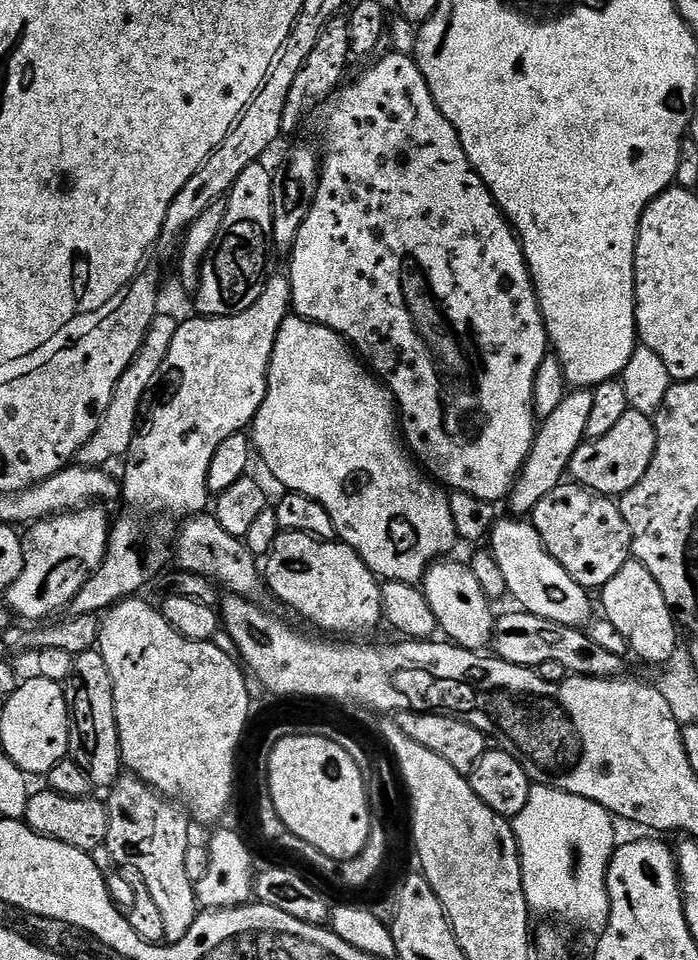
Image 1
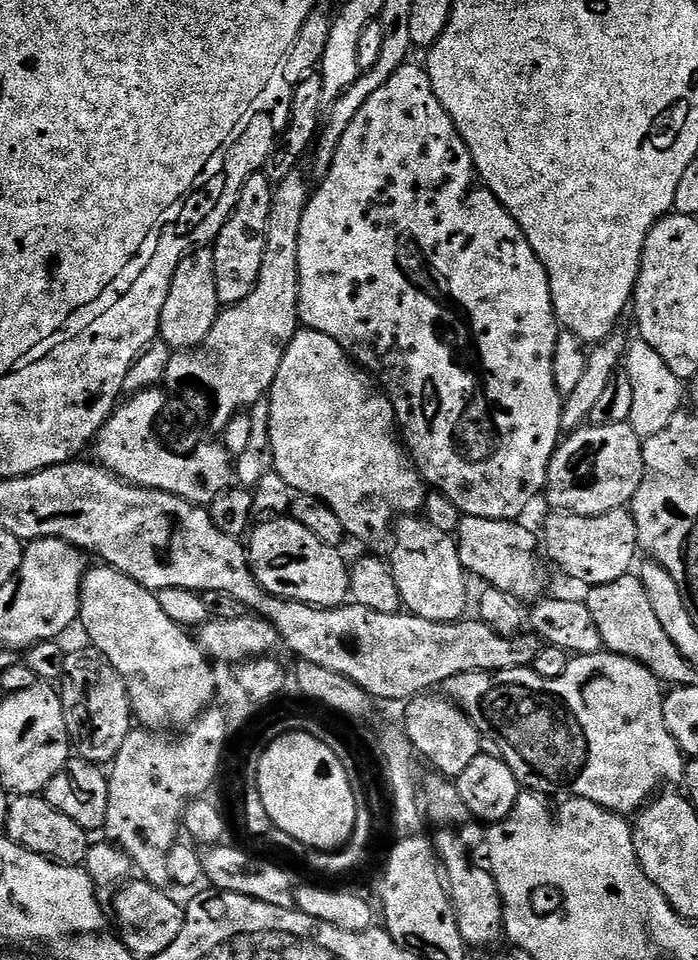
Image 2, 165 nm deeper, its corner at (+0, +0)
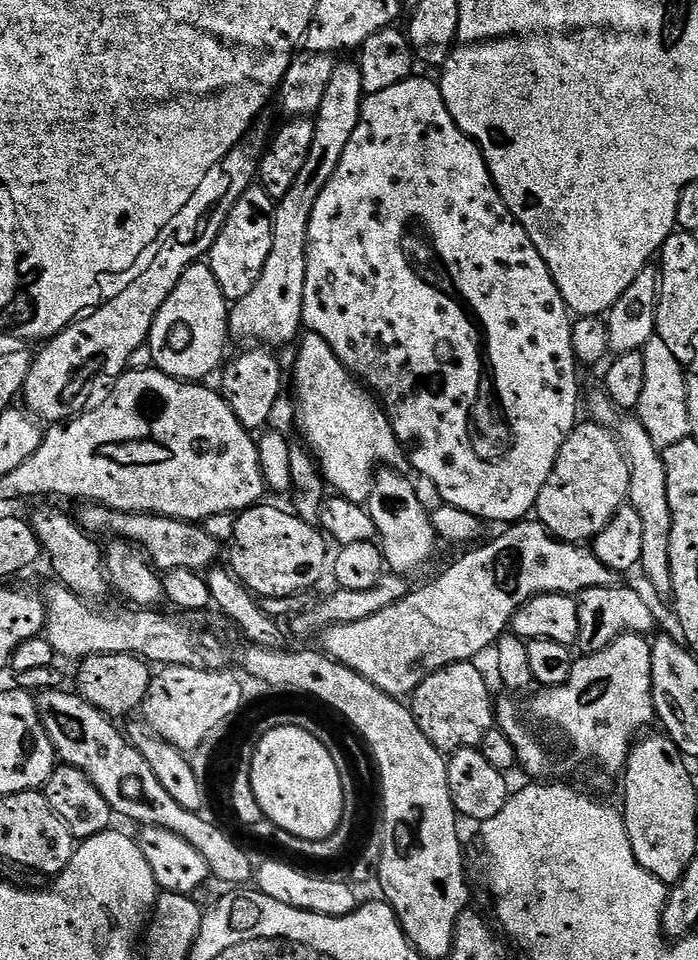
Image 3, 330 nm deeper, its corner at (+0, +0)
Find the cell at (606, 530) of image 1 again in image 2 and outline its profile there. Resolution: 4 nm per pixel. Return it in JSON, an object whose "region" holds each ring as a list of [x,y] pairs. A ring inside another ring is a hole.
{"region":[[[627,507],[615,508],[597,516],[558,511],[548,515],[552,516],[544,520],[542,544],[548,547],[549,556],[556,560],[566,575],[581,580],[584,586],[595,586],[609,584],[633,571],[640,539],[634,518]]]}

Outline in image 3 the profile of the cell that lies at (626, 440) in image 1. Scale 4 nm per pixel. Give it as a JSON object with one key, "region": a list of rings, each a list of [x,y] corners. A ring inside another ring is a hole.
{"region":[[[577,423],[566,438],[554,462],[554,470],[550,478],[546,478],[546,486],[542,486],[542,494],[538,494],[538,502],[534,509],[535,519],[539,520],[557,540],[569,544],[595,540],[596,535],[612,521],[619,508],[625,507],[630,490],[630,470],[615,431],[603,424],[587,423]]]}

